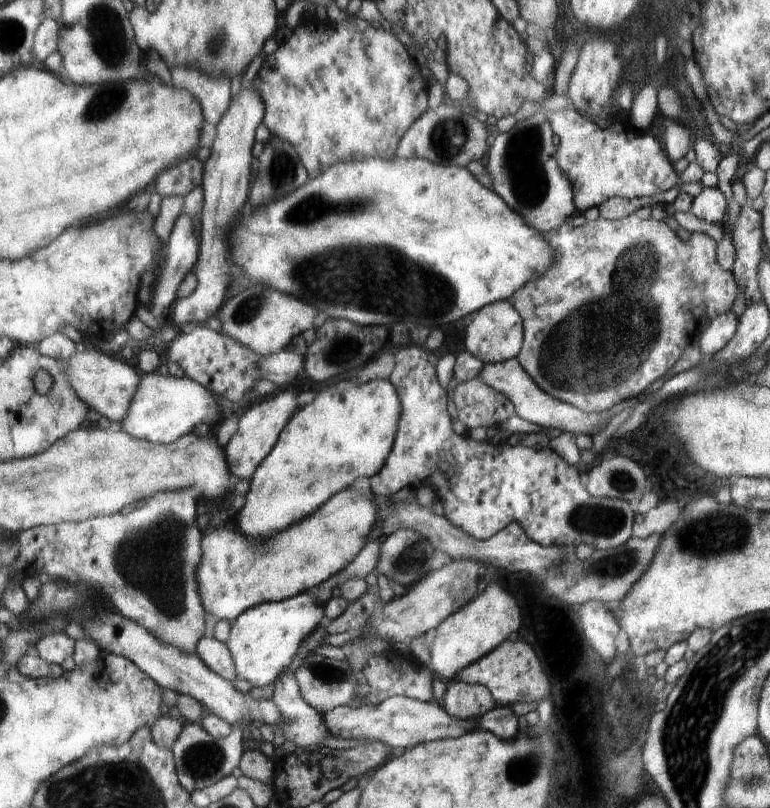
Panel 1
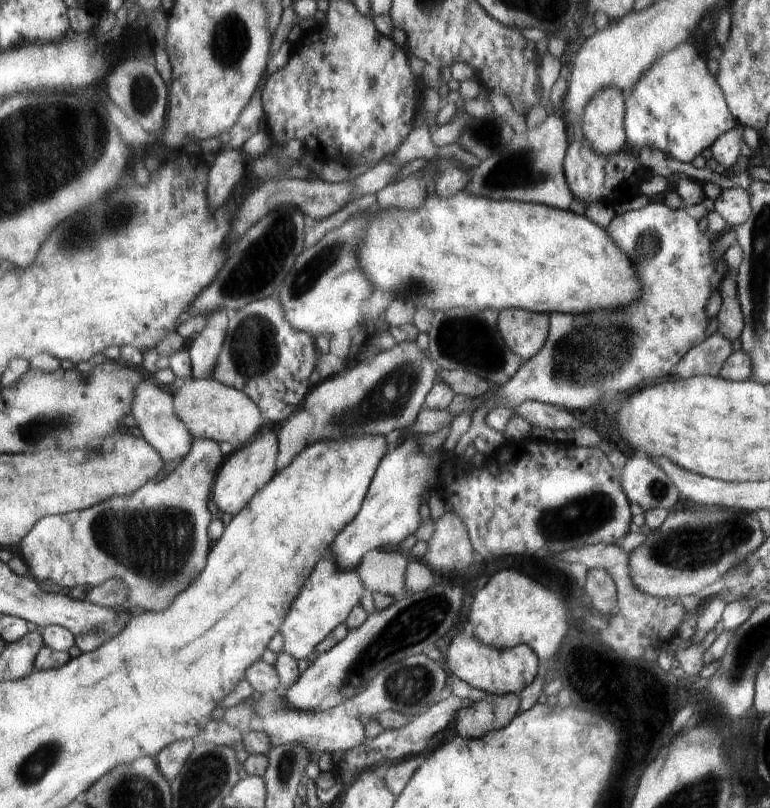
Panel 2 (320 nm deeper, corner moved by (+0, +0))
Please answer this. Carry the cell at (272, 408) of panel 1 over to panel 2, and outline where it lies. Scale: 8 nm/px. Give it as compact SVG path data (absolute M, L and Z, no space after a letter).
M262 428L262 433L253 442L240 446L223 463L221 473L215 482L214 501L219 508L232 515L237 514L250 502L250 498L267 486L277 472L278 440L270 428Z

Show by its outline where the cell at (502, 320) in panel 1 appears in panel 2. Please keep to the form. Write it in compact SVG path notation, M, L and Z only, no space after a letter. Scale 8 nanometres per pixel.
M521 309L498 312L497 328L503 342L525 362L537 357L549 337L549 316Z

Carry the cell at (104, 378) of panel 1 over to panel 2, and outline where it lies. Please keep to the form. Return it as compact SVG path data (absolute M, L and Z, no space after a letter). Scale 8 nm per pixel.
M146 378L138 386L137 398L134 400L134 411L132 414L136 419L137 426L143 433L143 437L162 452L162 456L166 458L167 462L178 462L178 466L180 466L189 457L197 438L194 438L190 428L178 416L174 396L175 394L166 392L164 388L156 386L154 382L149 382Z

